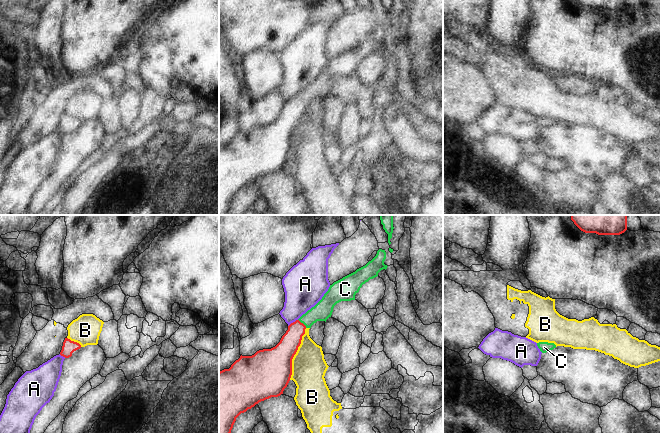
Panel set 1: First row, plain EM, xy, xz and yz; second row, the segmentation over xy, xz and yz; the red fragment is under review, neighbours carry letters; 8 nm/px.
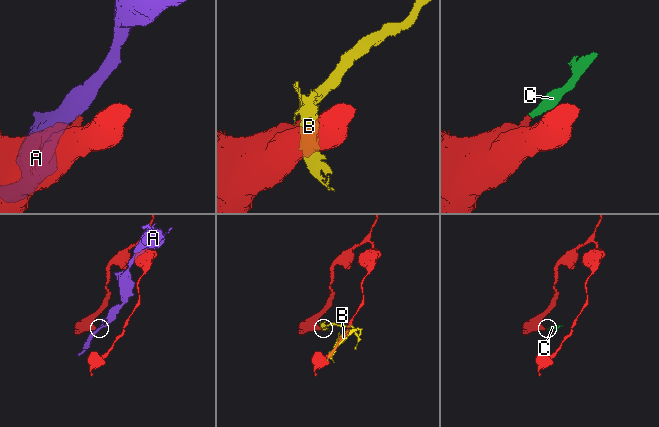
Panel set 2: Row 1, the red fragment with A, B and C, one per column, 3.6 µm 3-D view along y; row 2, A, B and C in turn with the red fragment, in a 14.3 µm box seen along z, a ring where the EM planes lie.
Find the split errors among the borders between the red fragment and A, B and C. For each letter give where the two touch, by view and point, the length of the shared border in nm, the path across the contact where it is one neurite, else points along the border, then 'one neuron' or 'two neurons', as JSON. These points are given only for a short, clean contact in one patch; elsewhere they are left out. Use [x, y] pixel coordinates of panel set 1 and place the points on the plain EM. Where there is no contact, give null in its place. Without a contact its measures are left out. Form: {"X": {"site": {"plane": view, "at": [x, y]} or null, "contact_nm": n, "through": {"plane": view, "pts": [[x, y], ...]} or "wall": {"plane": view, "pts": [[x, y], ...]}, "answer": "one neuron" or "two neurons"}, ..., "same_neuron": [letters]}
{"A": {"site": {"plane": "xz", "at": [293, 98]}, "contact_nm": 100, "wall": {"plane": "xz", "pts": [[297, 95], [288, 102]]}, "answer": "two neurons"}, "B": {"site": {"plane": "xz", "at": [295, 129]}, "contact_nm": 440, "answer": "two neurons"}, "C": {"site": {"plane": "xz", "at": [302, 99]}, "contact_nm": 100, "through": {"plane": "xz", "pts": [[287, 123], [295, 107], [302, 99], [323, 85]]}, "answer": "one neuron"}, "same_neuron": ["C"]}

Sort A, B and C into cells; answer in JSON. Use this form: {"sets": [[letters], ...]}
{"sets": [["A"], ["B"], ["C"]]}

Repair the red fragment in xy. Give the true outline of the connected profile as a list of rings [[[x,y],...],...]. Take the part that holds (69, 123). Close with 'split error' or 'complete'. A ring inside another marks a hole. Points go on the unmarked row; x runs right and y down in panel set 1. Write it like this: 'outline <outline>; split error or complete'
outline [[[65,114],[60,131],[65,134],[69,134],[72,132],[72,129],[74,127],[76,127],[80,124],[81,124],[81,121],[79,119],[71,117],[68,114]]]; complete

